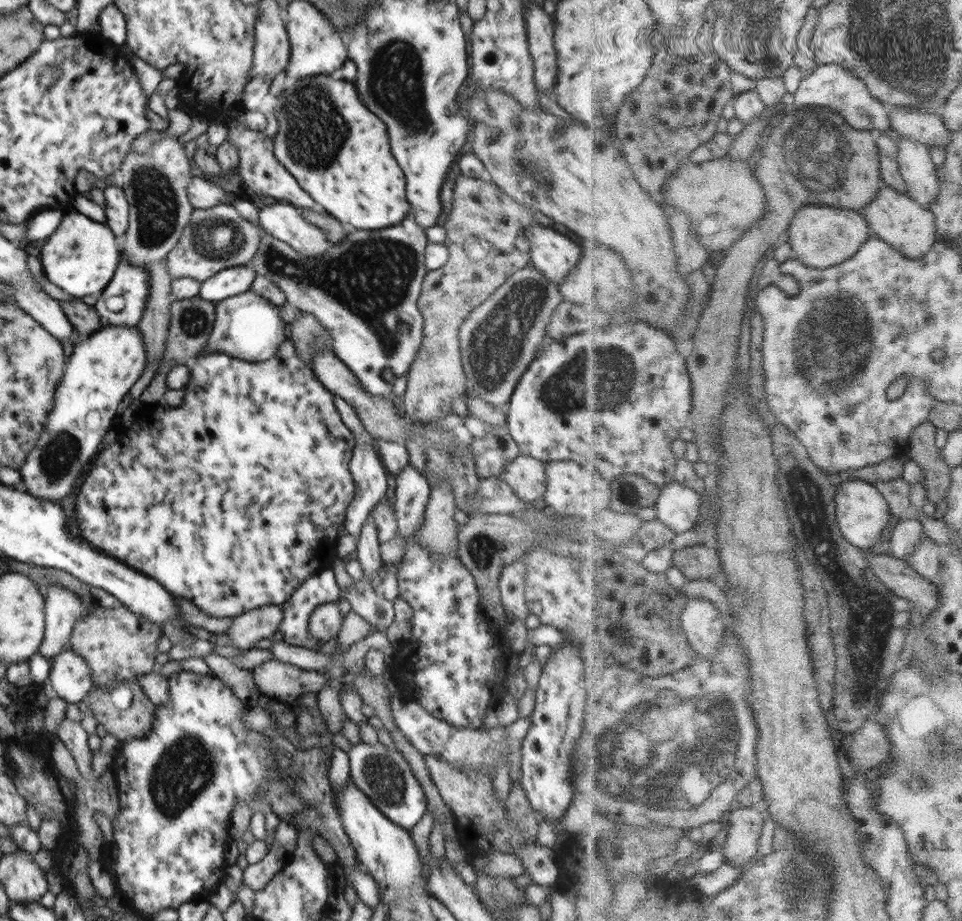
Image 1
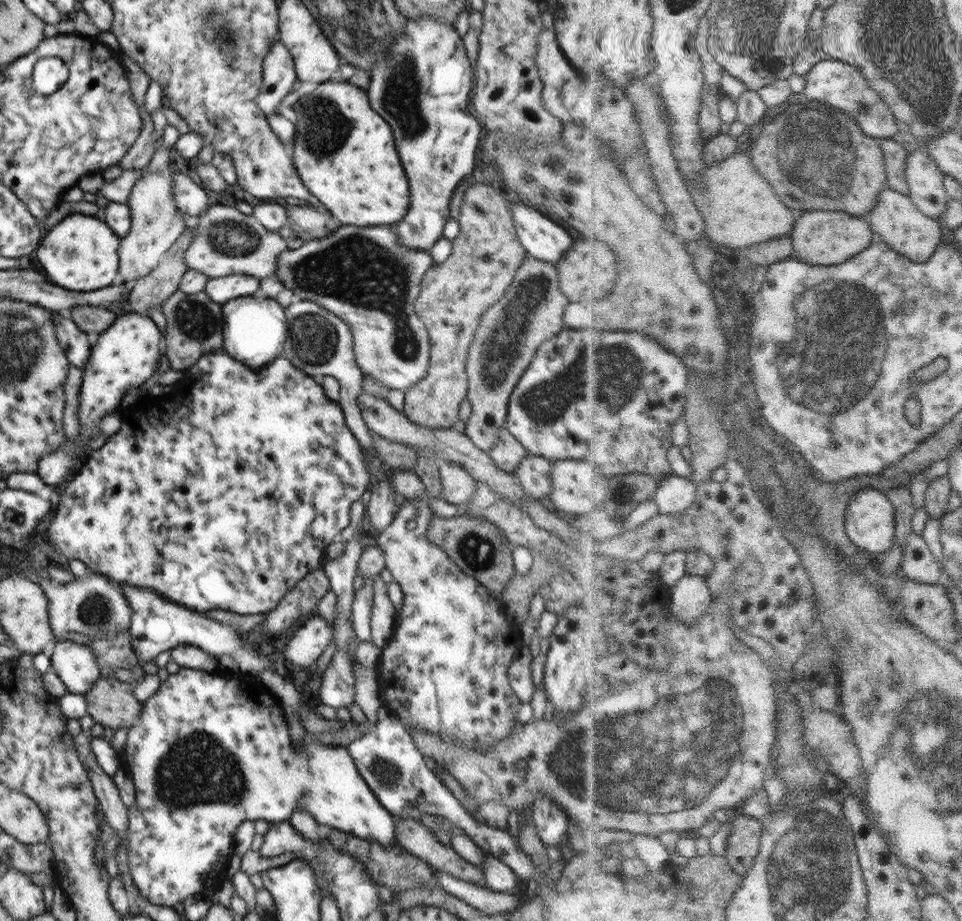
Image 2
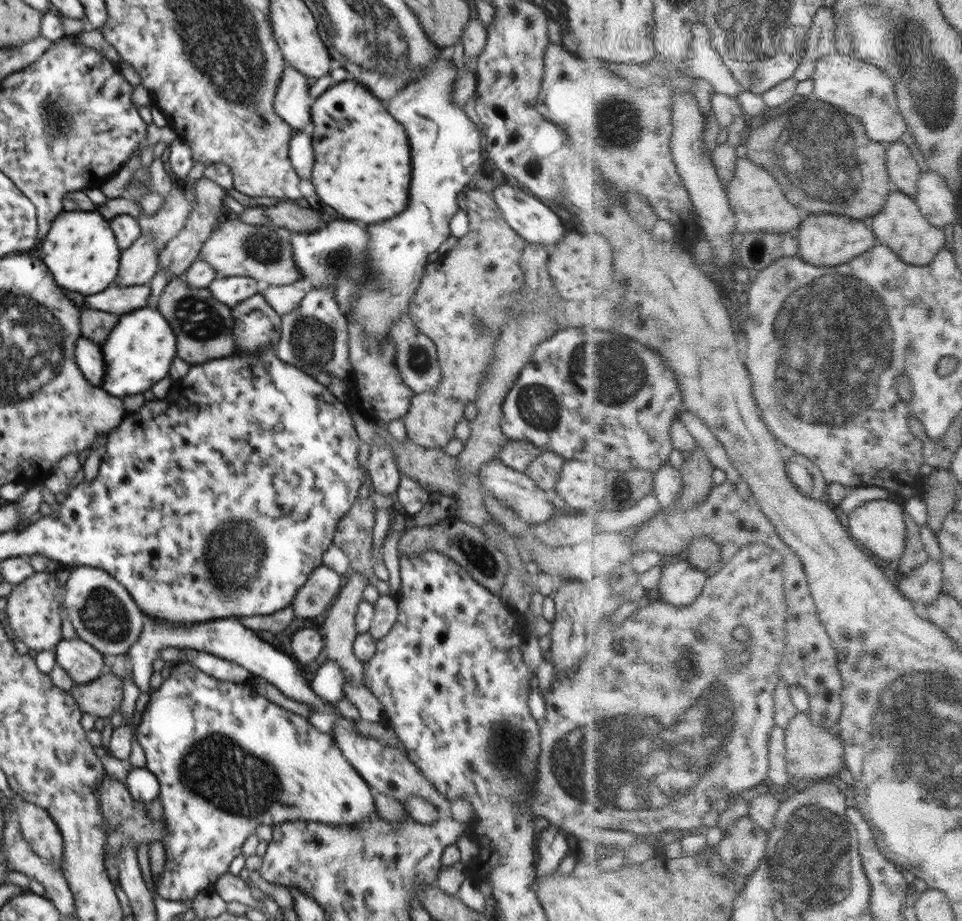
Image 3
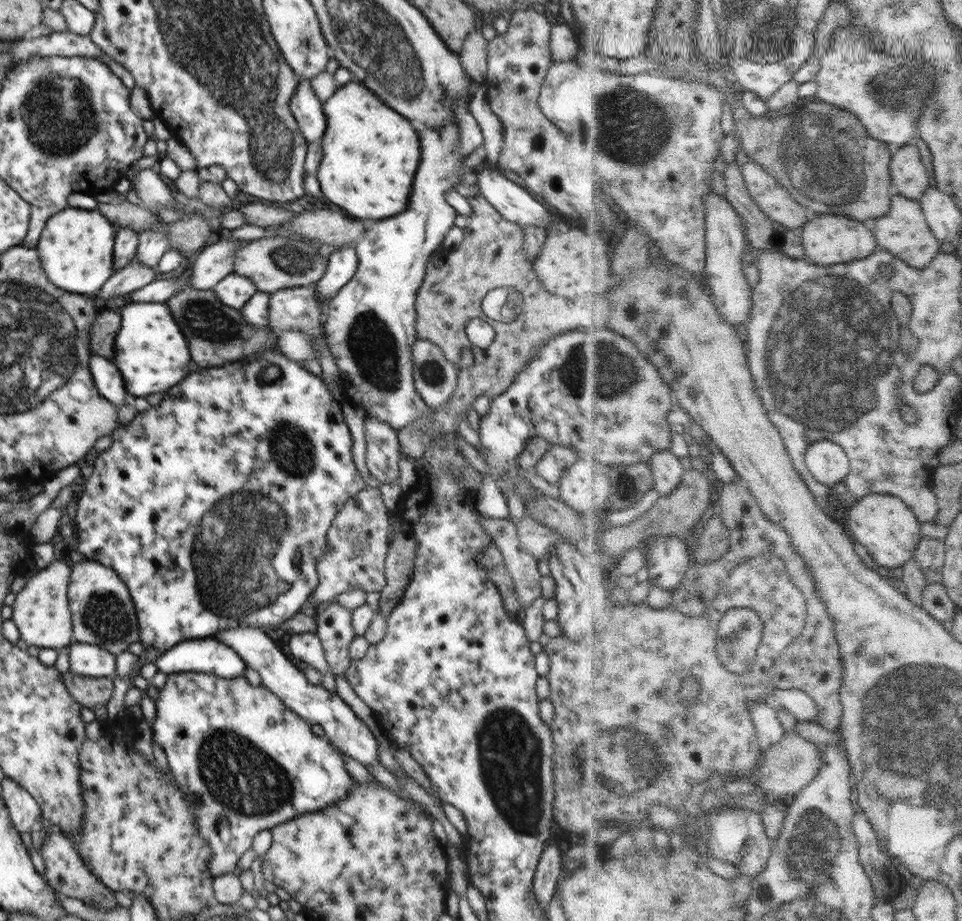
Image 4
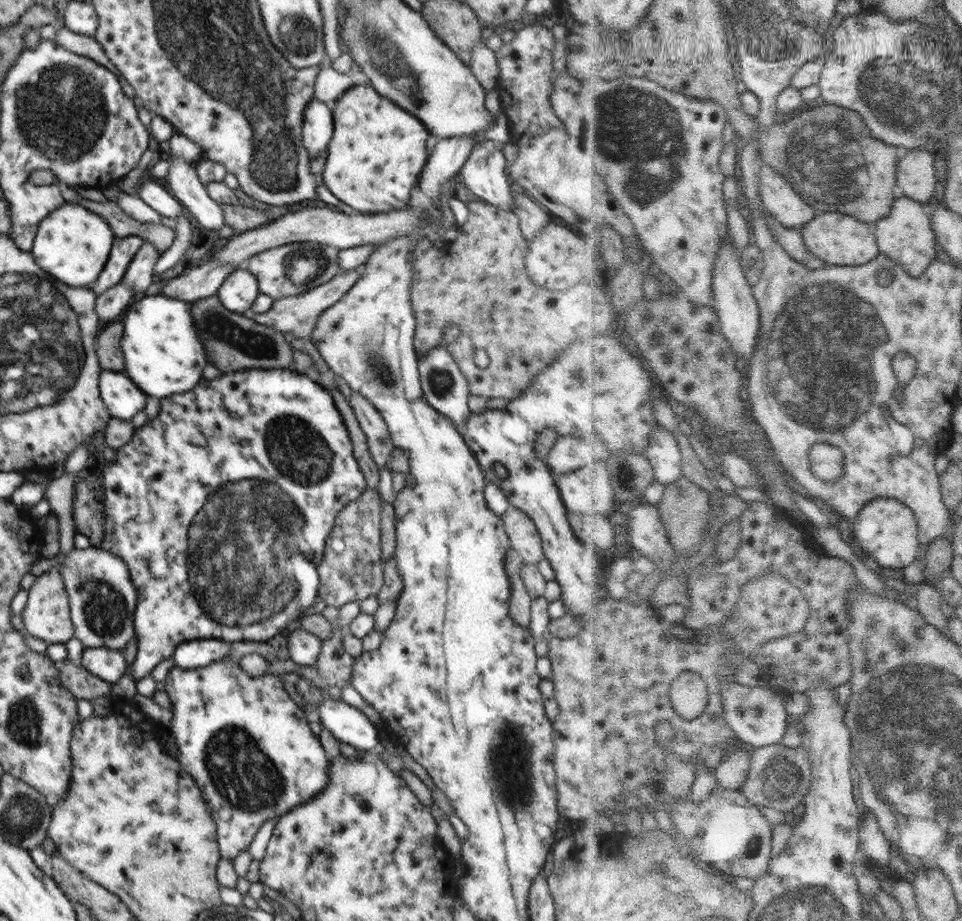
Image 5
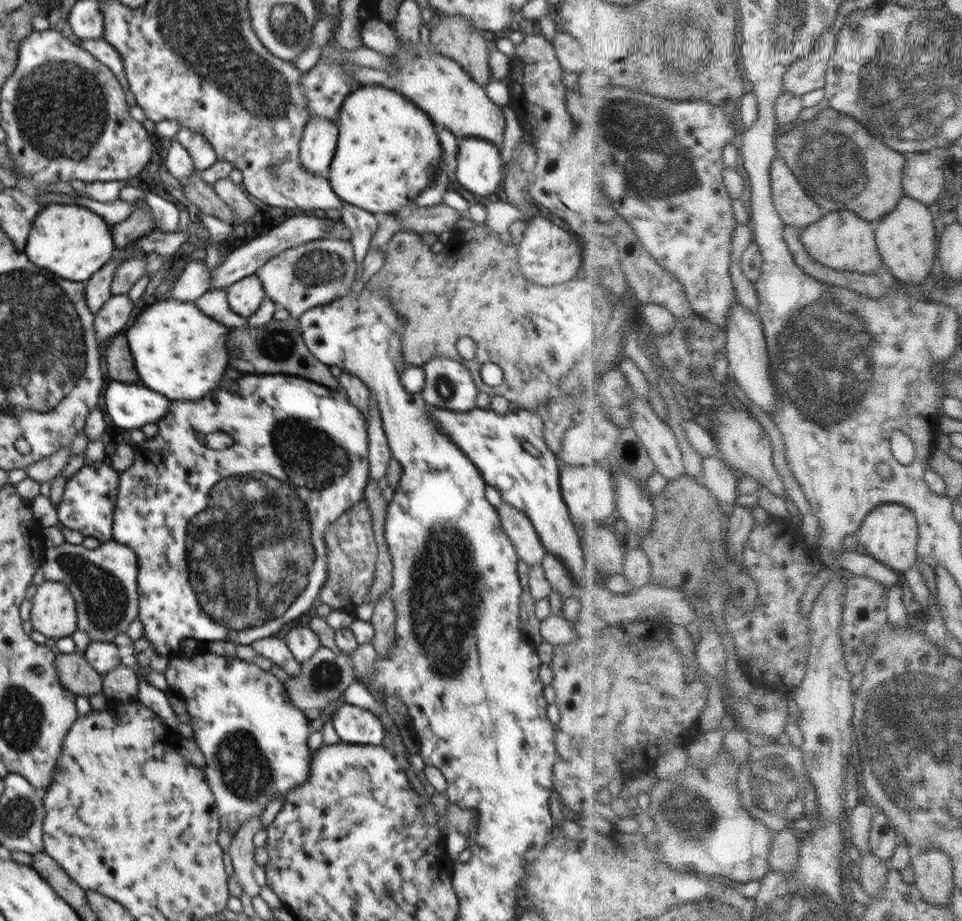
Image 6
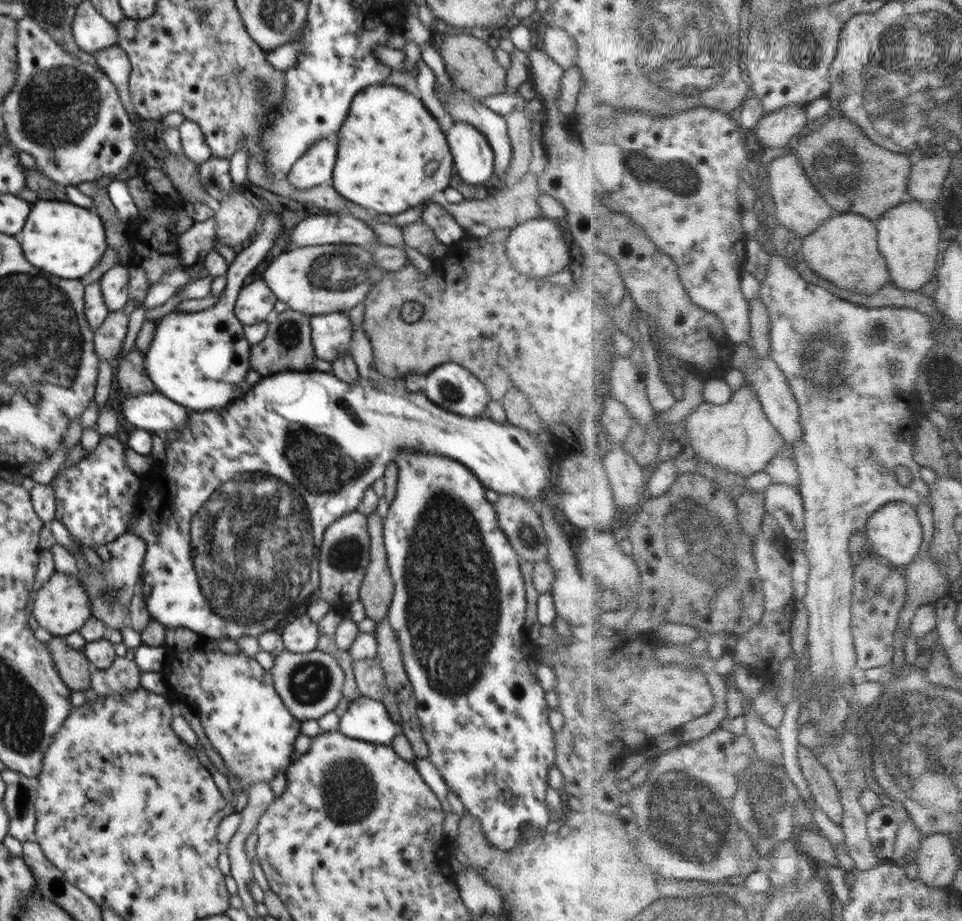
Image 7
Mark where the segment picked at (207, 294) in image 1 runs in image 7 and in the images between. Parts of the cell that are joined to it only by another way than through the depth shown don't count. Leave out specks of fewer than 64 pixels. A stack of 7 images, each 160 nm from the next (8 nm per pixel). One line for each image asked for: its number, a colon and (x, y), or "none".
2: (220, 290)
3: (231, 290)
4: (234, 290)
5: (237, 294)
6: (245, 296)
7: (255, 303)

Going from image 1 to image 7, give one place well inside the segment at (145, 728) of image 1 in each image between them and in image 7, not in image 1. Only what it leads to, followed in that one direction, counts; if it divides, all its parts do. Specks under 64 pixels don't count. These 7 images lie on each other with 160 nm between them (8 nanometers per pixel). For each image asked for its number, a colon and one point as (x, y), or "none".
2: (110, 702)
3: (101, 697)
4: (88, 691)
5: (80, 682)
6: (75, 672)
7: (73, 666)

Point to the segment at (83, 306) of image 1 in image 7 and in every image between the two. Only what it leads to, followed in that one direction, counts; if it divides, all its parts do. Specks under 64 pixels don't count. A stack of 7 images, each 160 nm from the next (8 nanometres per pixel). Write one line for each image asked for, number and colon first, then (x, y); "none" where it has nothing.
2: (93, 320)
3: (96, 325)
4: (105, 327)
5: (108, 350)
6: (119, 365)
7: (131, 378)

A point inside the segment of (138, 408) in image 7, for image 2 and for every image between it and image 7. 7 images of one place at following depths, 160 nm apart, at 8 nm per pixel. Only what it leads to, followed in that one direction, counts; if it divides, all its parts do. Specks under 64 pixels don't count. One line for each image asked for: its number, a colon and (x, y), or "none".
2: (76, 343)
3: (88, 356)
4: (107, 379)
5: (121, 396)
6: (127, 406)

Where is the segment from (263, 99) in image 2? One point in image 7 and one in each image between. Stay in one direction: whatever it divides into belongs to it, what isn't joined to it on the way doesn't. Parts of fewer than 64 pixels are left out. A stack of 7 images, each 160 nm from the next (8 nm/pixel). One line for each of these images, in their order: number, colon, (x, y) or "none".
3: (291, 103)
4: (307, 108)
5: (318, 125)
6: (318, 141)
7: (314, 167)

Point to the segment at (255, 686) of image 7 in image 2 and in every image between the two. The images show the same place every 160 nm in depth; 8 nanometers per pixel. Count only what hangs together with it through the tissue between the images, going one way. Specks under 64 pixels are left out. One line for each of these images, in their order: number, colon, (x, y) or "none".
2: (207, 753)
3: (228, 760)
4: (254, 764)
5: (248, 745)
6: (253, 738)

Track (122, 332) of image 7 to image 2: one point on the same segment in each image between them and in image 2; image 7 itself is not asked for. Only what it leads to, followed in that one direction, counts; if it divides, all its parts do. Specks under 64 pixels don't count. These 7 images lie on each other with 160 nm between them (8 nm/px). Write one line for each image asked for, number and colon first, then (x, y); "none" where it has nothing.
2: (156, 223)
3: (139, 262)
4: (134, 275)
5: (110, 305)
6: (111, 319)

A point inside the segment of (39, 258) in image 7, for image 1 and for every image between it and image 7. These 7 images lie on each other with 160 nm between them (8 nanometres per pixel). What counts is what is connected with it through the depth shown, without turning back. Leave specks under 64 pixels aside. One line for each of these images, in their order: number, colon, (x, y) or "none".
1: (81, 256)
2: (80, 253)
3: (81, 251)
4: (76, 247)
5: (73, 244)
6: (70, 240)

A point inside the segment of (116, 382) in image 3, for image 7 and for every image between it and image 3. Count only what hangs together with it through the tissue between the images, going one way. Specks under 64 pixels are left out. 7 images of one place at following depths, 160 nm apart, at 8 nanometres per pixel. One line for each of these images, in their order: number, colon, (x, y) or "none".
4: (152, 355)
5: (164, 356)
6: (180, 353)
7: (199, 360)

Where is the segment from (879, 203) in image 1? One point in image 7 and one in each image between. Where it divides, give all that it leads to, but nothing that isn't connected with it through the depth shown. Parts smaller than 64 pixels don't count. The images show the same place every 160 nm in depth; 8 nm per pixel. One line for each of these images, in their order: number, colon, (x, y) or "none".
2: (902, 224)
3: (903, 226)
4: (905, 231)
5: (908, 236)
6: (908, 243)
7: (910, 234)

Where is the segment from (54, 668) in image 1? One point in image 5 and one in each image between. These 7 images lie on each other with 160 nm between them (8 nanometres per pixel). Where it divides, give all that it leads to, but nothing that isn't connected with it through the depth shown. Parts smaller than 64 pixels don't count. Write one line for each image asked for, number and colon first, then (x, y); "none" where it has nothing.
2: (76, 665)
3: (83, 663)
4: (87, 660)
5: (108, 664)

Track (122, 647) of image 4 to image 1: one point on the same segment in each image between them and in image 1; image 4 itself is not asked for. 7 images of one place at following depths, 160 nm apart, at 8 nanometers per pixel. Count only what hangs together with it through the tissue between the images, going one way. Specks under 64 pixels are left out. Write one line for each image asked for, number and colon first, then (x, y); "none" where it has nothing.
1: (63, 607)
2: (94, 605)
3: (101, 610)

